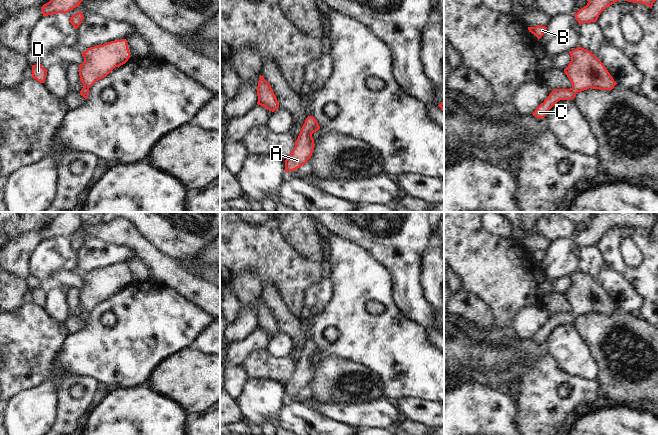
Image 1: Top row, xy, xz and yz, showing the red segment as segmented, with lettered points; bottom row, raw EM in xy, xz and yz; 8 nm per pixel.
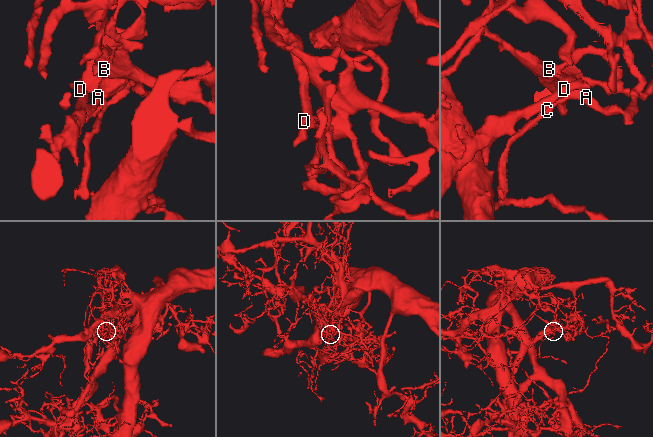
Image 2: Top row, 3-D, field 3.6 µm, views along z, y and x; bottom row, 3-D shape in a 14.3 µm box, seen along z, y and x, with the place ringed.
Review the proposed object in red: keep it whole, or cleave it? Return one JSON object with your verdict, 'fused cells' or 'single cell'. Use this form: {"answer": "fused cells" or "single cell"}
{"answer": "single cell"}

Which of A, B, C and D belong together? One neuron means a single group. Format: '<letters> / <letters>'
A B C D

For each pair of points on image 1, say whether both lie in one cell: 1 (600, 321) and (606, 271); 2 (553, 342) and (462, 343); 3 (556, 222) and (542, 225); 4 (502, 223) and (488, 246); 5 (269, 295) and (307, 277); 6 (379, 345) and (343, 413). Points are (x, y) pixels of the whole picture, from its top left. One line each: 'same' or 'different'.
1: different
2: same
3: same
4: different
5: different
6: different

